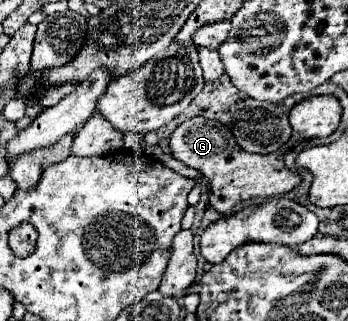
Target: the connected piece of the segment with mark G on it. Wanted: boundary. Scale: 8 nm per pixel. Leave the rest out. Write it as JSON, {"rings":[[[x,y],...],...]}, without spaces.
{"rings":[[[190,118],[170,134],[168,142],[170,142],[170,152],[178,162],[202,172],[202,176],[208,182],[210,206],[222,214],[234,208],[238,202],[250,198],[270,198],[270,196],[286,194],[300,184],[300,176],[284,168],[282,152],[274,152],[266,156],[244,152],[236,144],[232,132],[218,120]]]}

